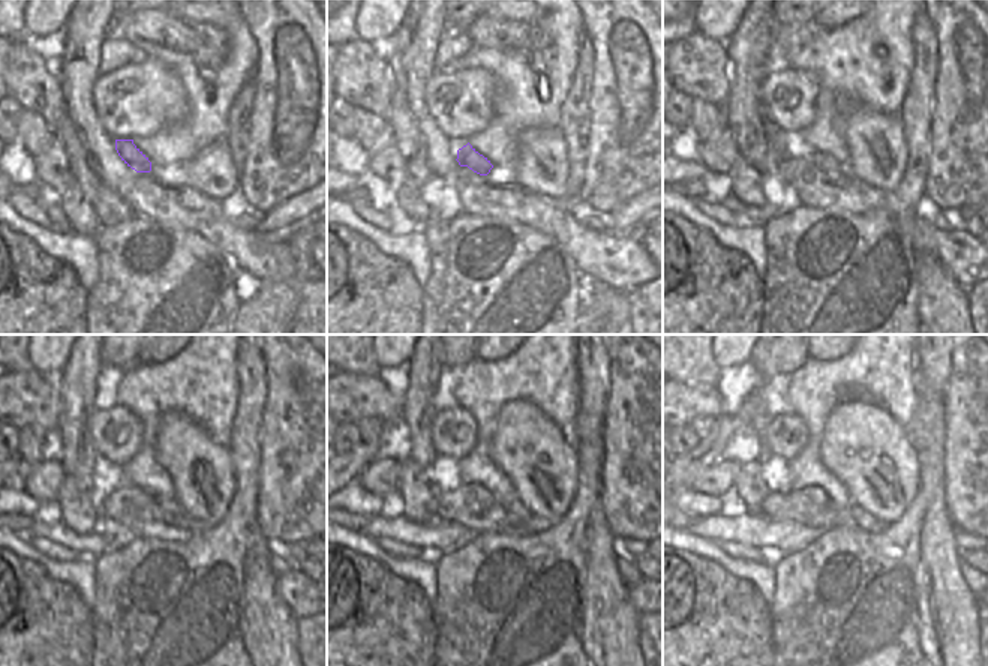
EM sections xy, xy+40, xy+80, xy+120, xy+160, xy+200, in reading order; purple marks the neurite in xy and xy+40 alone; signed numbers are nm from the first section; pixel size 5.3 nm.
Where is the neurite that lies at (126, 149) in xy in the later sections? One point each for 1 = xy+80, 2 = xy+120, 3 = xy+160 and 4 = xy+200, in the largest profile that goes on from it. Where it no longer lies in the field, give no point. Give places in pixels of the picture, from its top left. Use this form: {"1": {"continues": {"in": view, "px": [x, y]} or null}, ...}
{"1": {"continues": {"in": "xy+80", "px": [825, 162]}}, "2": {"continues": {"in": "xy+120", "px": [171, 506]}}, "3": {"continues": {"in": "xy+160", "px": [531, 522]}}, "4": {"continues": {"in": "xy+200", "px": [855, 515]}}}

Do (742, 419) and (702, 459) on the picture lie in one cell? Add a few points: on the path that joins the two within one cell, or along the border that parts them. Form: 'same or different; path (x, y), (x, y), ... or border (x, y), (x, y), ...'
same; path (732, 425), (709, 449)

